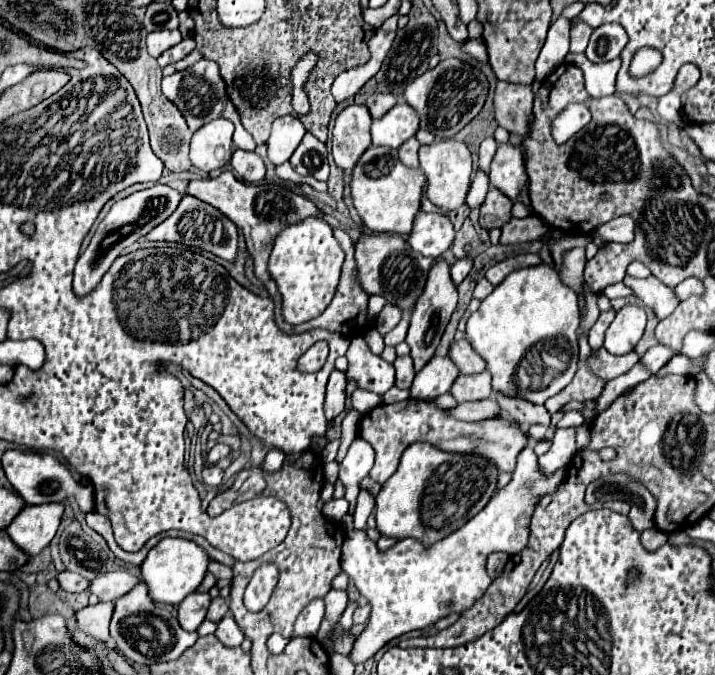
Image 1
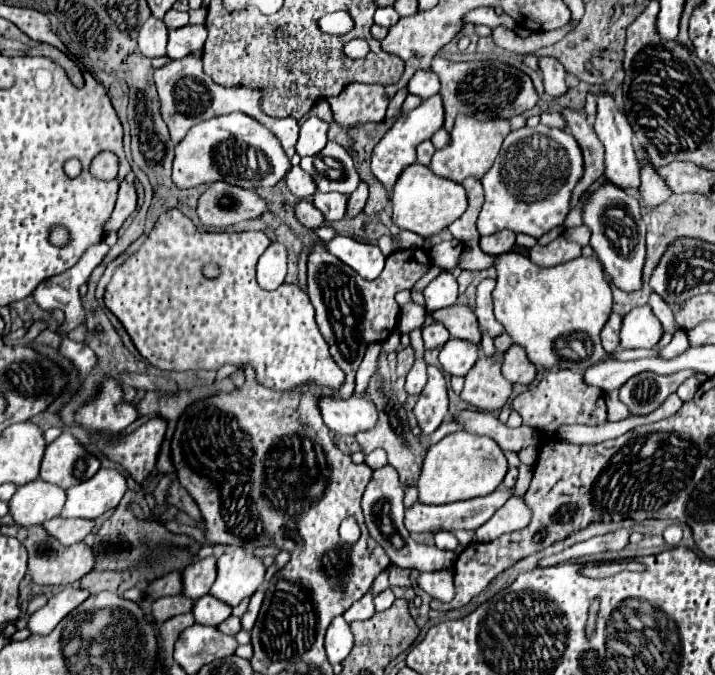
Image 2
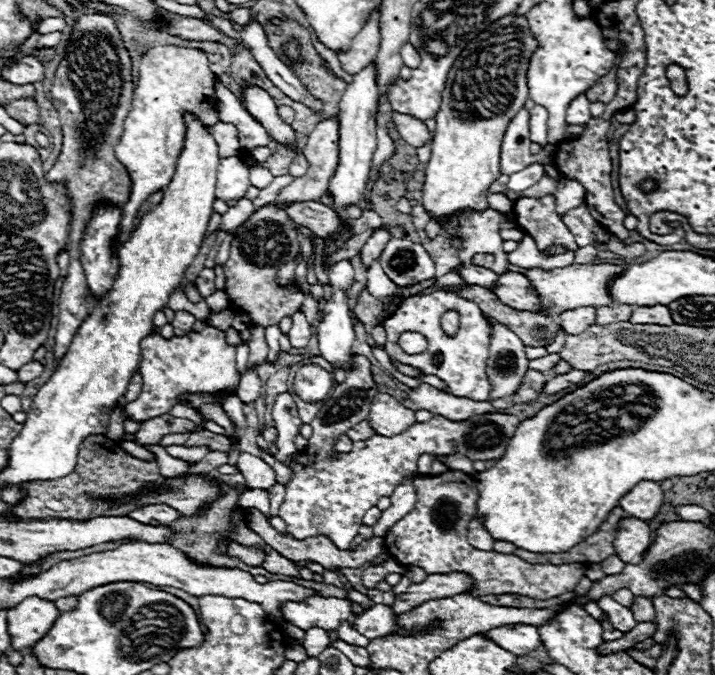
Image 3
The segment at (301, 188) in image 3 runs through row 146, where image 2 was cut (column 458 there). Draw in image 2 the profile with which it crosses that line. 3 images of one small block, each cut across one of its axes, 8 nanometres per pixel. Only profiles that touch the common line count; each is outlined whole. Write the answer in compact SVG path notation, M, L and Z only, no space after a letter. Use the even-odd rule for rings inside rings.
M454 304L454 306L448 306L448 308L434 312L432 318L434 318L434 322L444 324L452 338L480 344L480 328L478 328L474 310L470 306Z

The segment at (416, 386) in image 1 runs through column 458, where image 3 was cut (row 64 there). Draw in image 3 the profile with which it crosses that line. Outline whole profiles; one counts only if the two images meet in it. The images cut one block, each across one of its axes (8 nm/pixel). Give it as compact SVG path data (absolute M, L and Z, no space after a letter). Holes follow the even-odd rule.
M370 64L356 76L352 76L352 84L348 84L342 104L340 104L340 164L330 178L328 192L334 196L334 212L342 216L346 212L346 206L358 204L364 186L370 176L370 162L372 154L376 150L376 122L374 122L374 112L376 112L376 102L378 102L378 88L376 88L376 68Z

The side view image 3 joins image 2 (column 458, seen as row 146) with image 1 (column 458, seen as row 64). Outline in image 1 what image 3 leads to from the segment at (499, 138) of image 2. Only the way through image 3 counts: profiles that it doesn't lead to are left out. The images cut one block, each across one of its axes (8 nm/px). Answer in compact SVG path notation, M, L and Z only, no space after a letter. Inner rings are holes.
M440 140L420 148L420 168L428 176L428 200L436 204L440 210L456 210L464 204L466 194L470 190L470 174L472 174L472 154L462 140Z

